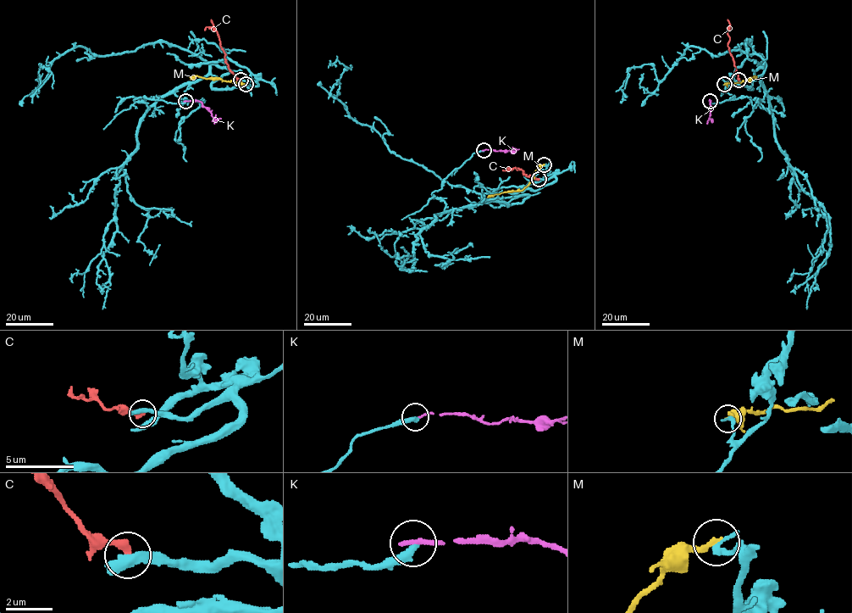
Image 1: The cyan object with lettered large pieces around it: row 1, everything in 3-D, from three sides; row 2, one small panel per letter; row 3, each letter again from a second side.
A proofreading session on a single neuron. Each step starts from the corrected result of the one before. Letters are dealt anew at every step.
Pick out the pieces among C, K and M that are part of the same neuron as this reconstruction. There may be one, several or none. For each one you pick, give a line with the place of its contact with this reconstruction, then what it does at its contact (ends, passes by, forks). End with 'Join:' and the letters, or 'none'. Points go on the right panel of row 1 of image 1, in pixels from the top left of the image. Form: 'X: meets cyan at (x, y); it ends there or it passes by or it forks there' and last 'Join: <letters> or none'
Join: none

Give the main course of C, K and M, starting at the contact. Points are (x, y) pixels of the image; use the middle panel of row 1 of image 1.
C: (539, 179), (527, 175), (519, 168), (502, 169)
K: (484, 150), (516, 149), (510, 151)
M: (544, 164), (535, 170), (531, 181), (522, 190), (487, 197)

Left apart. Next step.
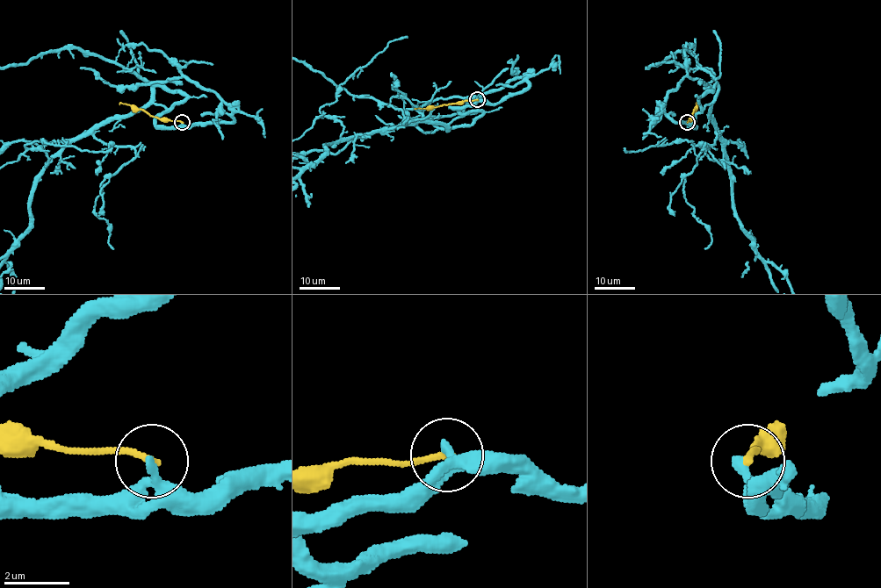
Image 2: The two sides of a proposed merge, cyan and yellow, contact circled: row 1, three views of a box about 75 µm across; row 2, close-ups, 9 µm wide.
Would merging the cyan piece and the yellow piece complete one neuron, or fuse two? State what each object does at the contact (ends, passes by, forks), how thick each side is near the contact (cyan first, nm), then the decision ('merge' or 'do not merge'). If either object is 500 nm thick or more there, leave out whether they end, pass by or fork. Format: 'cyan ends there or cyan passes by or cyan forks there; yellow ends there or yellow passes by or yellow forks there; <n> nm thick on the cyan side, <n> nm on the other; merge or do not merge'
cyan passes by; yellow ends there; 280 nm thick on the cyan side, 200 nm on the other; do not merge

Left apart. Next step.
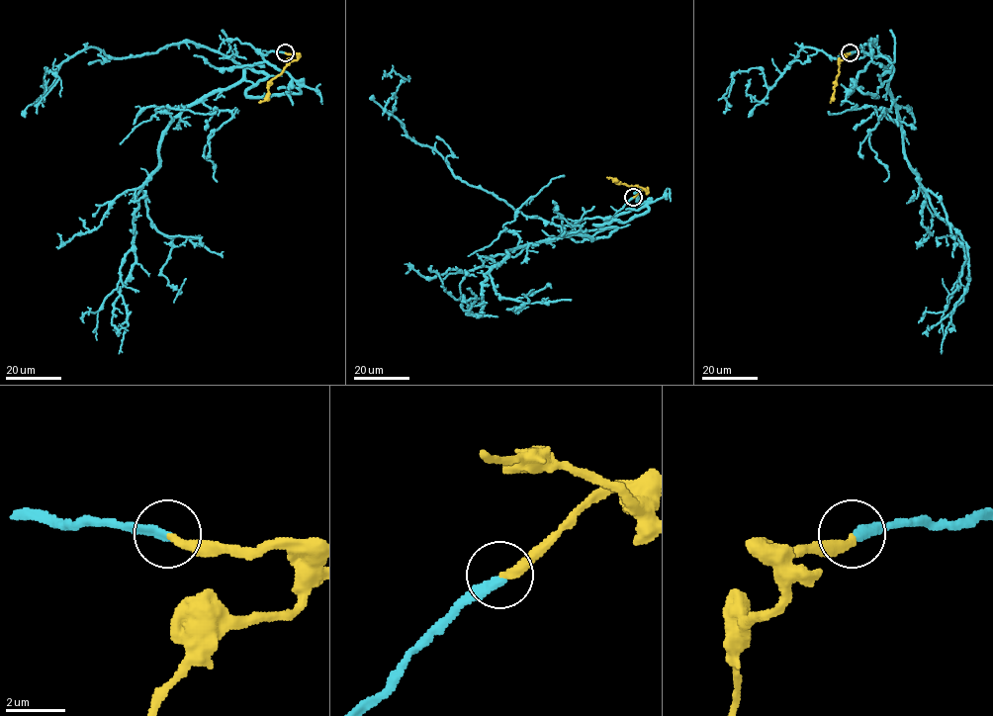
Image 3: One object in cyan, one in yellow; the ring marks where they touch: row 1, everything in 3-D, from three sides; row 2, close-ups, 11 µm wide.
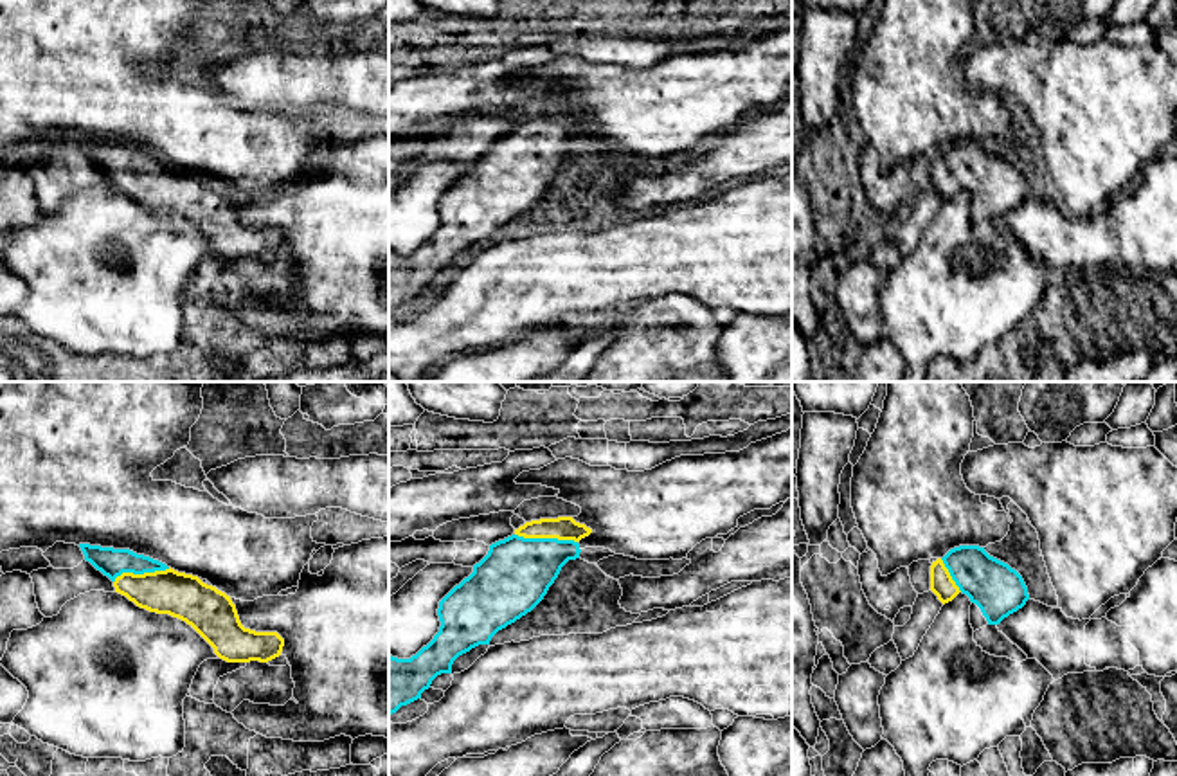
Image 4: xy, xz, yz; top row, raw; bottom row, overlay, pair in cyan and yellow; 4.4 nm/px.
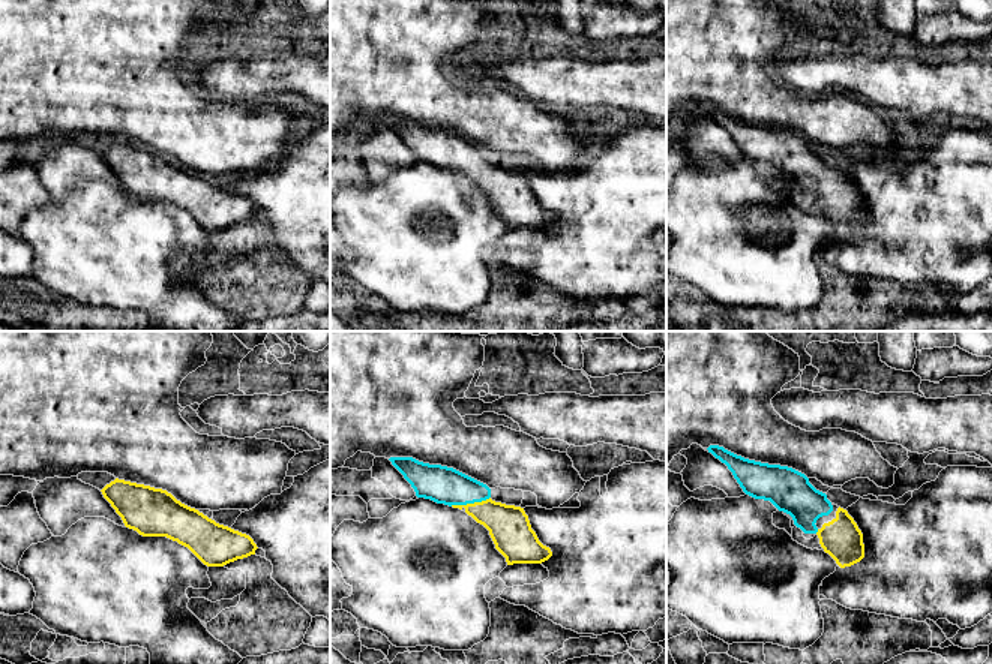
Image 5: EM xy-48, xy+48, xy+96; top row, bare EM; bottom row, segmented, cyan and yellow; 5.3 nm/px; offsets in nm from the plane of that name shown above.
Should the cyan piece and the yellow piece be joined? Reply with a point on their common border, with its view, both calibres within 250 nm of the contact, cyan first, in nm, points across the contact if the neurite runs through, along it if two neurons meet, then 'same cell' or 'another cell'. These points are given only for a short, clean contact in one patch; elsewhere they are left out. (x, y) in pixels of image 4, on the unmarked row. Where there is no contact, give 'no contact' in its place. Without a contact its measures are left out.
xz (546, 135) | 320/110 nm | across xz (515, 171), (546, 135), (564, 125) | same cell

